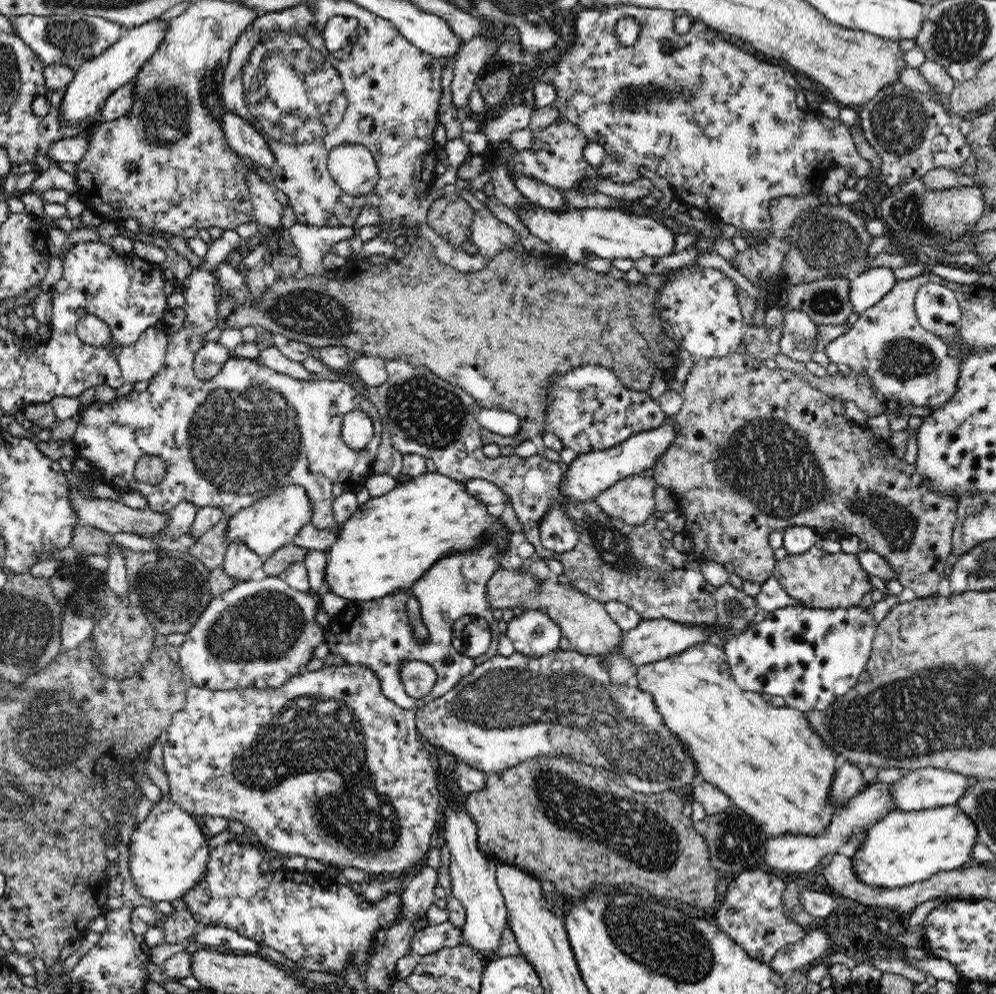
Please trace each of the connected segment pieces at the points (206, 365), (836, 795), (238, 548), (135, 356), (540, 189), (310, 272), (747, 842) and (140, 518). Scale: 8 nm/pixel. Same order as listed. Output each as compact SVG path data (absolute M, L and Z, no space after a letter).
M220 342L205 343L195 354L193 371L200 380L208 380L221 371L222 365L232 356Z
M846 760L844 765L834 773L828 791L830 803L832 805L846 805L849 798L860 793L860 788L865 788L860 766Z
M232 540L229 542L223 558L224 572L235 582L246 582L252 578L252 572L264 564L264 558L252 552L245 544Z
M148 328L136 343L130 346L113 344L112 352L116 355L124 379L115 389L118 397L133 392L133 384L141 380L150 380L160 369L163 359L164 330Z
M516 175L513 182L515 182L514 187L536 207L540 206L545 210L552 211L562 211L570 208L570 203L562 197L561 192L548 184L526 175Z
M297 222L287 230L287 234L298 248L297 256L301 261L298 275L311 277L321 275L322 260L328 252L331 252L333 244L355 238L363 242L372 241L379 236L380 226L362 226L357 234L353 226L314 227Z
M732 806L722 813L707 815L704 819L693 822L698 834L706 839L711 865L722 872L744 872L760 869L769 871L766 865L765 844L770 838L752 816L739 807Z
M71 485L69 486L69 499L71 507L84 524L103 530L106 533L136 533L140 537L148 538L157 535L169 524L169 513L156 512L150 508L146 510L130 508L122 503L121 500L108 500L107 498L104 500L88 499L76 487Z

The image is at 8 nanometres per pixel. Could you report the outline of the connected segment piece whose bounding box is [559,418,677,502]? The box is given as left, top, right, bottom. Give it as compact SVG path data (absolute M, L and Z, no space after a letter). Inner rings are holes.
M667 418L660 427L635 434L608 450L577 455L569 464L568 470L564 472L564 479L559 484L559 492L569 502L586 502L595 499L600 492L614 486L623 478L650 471L656 459L668 452L668 448L676 438L677 430L674 423Z

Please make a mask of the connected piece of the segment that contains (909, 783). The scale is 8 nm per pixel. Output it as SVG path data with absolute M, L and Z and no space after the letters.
M928 767L908 770L900 780L891 784L889 790L898 811L913 812L956 805L963 792L977 780L975 776L964 776L951 770Z

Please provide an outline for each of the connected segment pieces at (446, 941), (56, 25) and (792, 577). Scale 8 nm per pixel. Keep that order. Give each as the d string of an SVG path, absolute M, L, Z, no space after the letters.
M449 920L437 925L418 929L411 940L412 953L416 957L428 955L442 948L462 945L461 928L456 928Z
M66 14L66 16L8 16L16 34L34 51L34 54L48 64L65 64L76 72L79 66L102 54L112 46L123 33L119 22L105 19L92 20L85 14Z
M814 546L802 554L788 554L775 563L773 575L782 590L809 609L850 608L860 604L864 594L875 589L870 584L870 574L861 567L855 554L843 551L831 554Z

